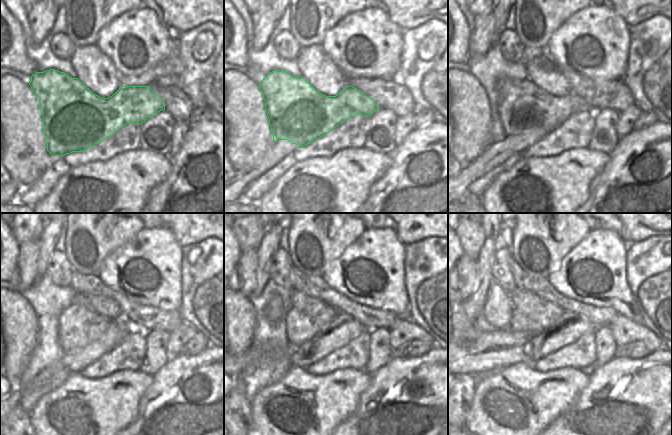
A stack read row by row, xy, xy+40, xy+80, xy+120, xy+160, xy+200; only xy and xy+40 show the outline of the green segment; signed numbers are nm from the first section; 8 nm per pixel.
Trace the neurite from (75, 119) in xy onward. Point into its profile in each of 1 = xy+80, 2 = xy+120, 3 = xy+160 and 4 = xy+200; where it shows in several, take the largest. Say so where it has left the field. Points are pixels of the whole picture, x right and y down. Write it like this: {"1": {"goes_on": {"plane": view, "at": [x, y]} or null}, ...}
{"1": {"goes_on": {"plane": "xy+80", "at": [521, 105]}}, "2": {"goes_on": {"plane": "xy+120", "at": [79, 326]}}, "3": {"goes_on": {"plane": "xy+160", "at": [299, 328]}}, "4": {"goes_on": {"plane": "xy+200", "at": [519, 323]}}}

